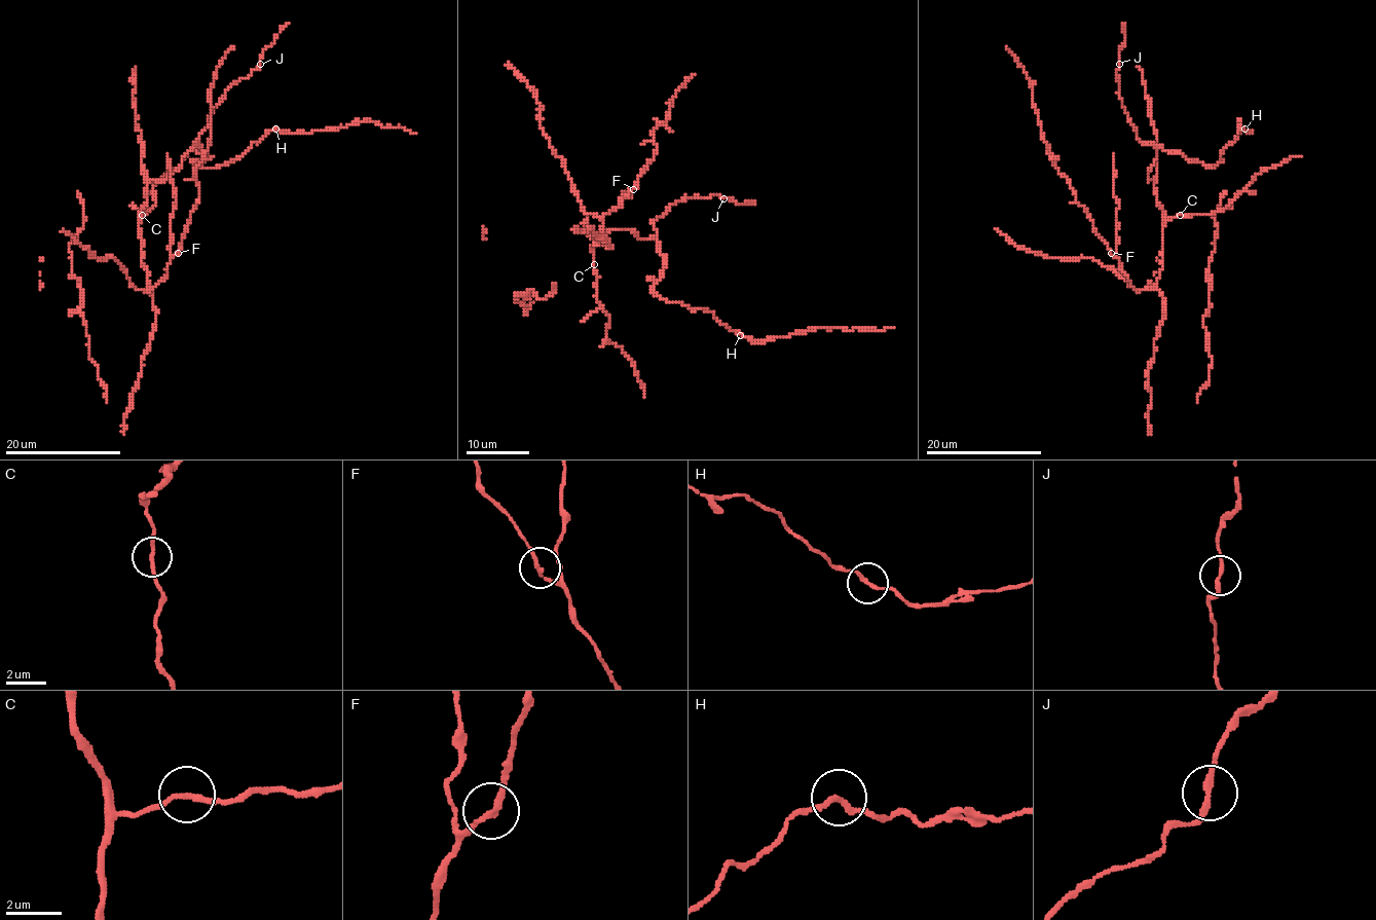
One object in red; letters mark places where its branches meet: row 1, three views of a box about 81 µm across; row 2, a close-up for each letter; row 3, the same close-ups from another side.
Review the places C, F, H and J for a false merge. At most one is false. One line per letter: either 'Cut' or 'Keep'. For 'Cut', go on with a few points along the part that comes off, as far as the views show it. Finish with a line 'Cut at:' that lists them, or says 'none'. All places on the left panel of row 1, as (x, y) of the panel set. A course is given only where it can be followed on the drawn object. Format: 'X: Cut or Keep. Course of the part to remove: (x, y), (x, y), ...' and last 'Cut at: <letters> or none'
C: Keep
F: Keep
H: Keep
J: Keep
Cut at: none

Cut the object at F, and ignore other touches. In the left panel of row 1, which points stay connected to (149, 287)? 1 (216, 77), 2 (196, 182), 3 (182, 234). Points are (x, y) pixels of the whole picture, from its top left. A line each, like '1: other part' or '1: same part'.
1: other part
2: other part
3: other part

